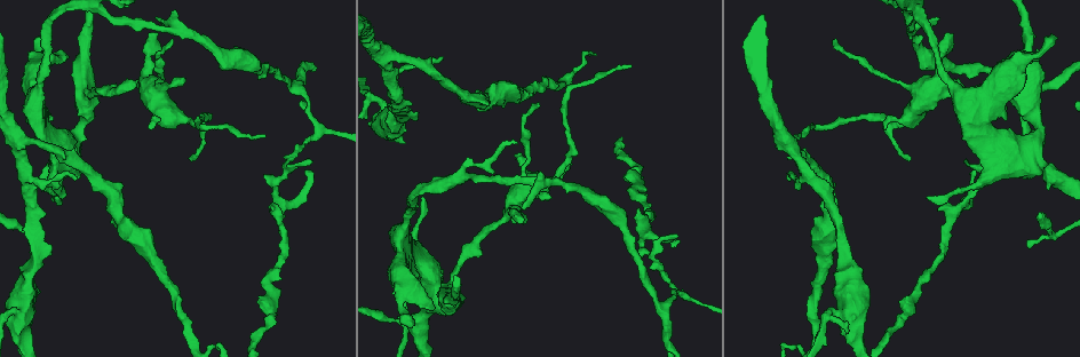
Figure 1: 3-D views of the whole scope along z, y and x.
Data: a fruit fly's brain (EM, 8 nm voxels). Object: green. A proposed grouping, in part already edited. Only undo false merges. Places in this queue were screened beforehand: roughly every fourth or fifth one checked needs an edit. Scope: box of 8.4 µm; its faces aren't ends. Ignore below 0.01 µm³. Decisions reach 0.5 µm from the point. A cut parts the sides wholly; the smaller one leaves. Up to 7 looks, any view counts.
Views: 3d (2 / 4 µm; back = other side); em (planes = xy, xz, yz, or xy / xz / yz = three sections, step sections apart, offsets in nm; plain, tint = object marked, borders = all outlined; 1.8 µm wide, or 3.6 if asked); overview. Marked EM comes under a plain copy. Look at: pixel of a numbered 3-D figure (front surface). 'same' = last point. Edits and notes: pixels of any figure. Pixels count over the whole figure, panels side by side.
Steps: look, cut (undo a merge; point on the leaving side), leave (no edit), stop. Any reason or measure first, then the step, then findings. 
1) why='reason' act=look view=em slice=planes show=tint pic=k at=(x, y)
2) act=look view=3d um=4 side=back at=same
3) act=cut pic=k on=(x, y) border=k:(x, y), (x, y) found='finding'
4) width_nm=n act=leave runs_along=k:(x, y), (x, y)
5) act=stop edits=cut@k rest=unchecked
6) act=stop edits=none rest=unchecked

why='a fork' act=look view=3d um=2 pic=1 at=(539, 180)

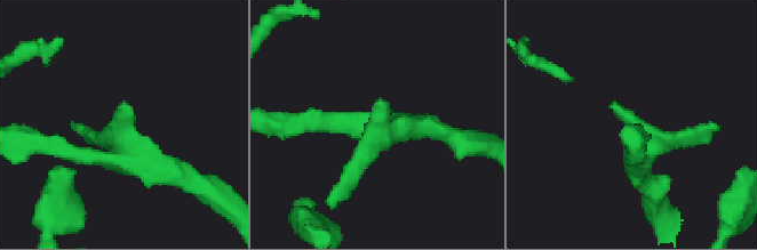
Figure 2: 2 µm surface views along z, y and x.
act=look view=em slice=planes show=tint pic=2 at=(377, 129)

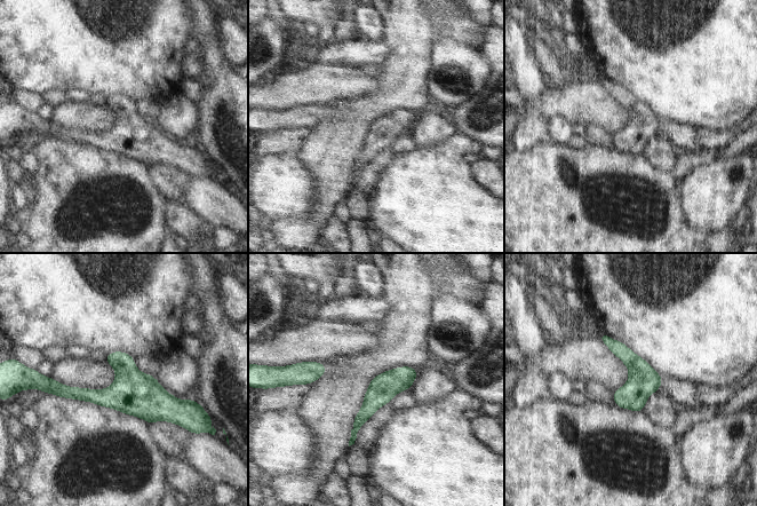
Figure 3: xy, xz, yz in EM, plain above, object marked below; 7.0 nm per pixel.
act=leave runs_along=3:(52, 387), (185, 402) found='continuous, no second cell'

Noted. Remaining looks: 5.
why='three arms meet' act=look view=3d um=4 side=back pic=1 at=(319, 128)

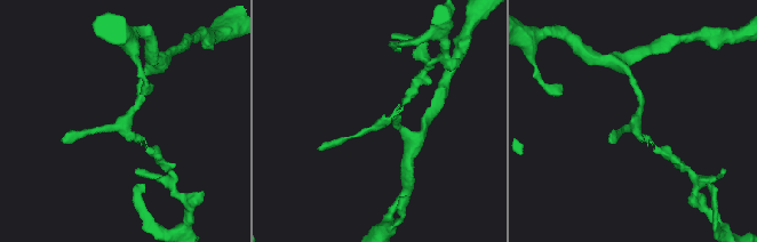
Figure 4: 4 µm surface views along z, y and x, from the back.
arms=3 why='now the EM' act=look view=em slice=planes show=borders pic=4 at=(379, 120)

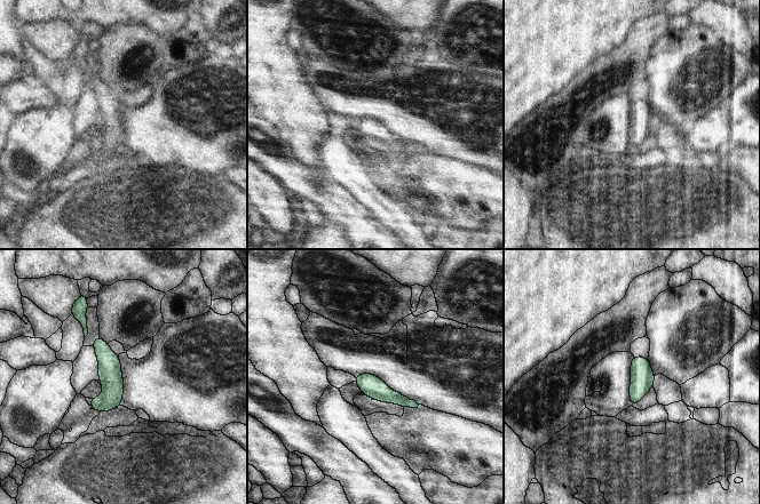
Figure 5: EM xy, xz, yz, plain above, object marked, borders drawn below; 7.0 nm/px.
width_nm=160 act=cut pic=5 on=(95, 402) found='a second cell is stuck on'

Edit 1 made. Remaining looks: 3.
act=look view=overview

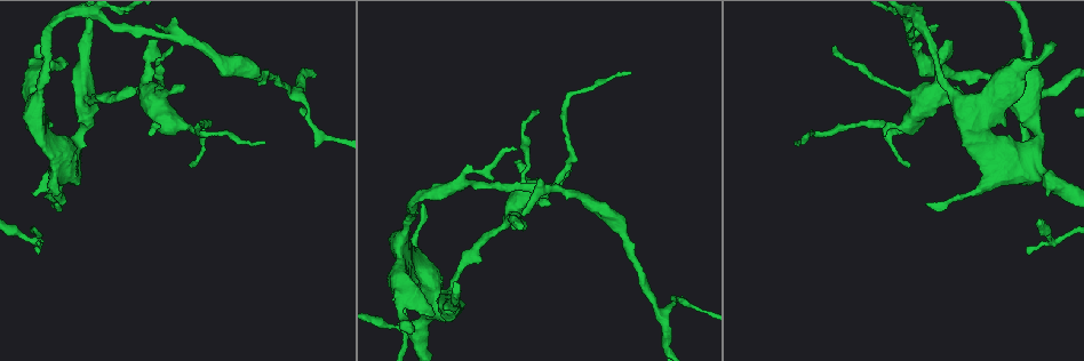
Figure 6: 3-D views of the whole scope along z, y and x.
why='calibre changes' act=look view=em um=3.6 slice=planes show=tint pic=6 at=(1020, 106)

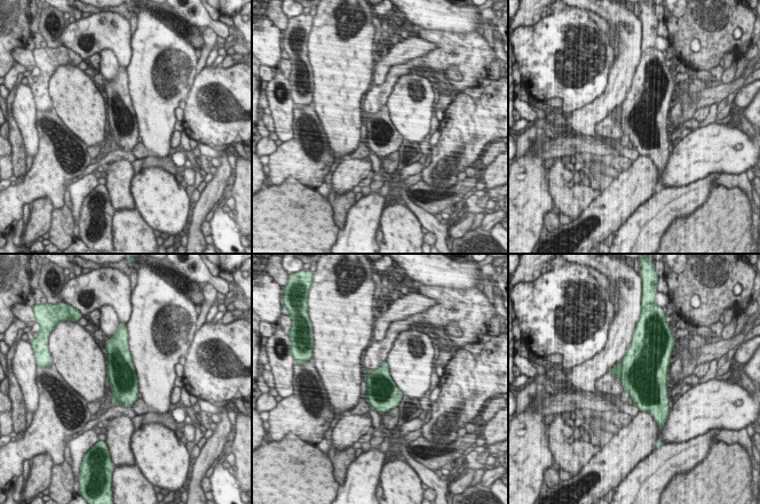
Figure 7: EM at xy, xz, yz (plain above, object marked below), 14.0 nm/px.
act=leave found='one cell here'

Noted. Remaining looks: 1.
act=stop edits=cut@5 rest=unchecked

